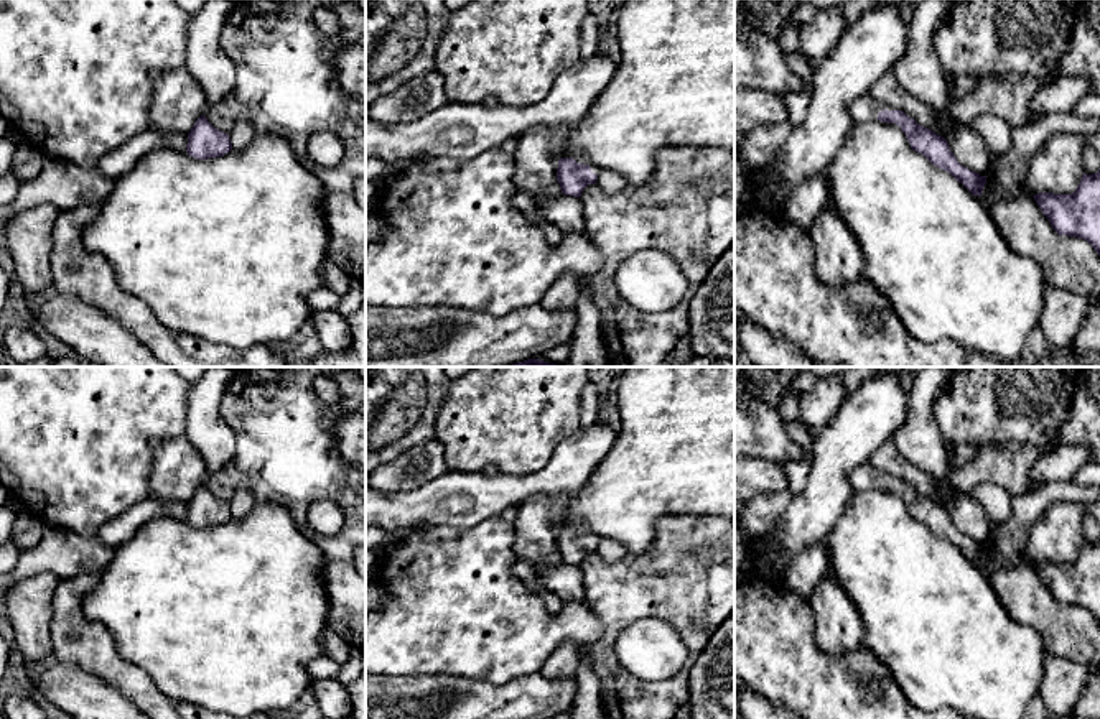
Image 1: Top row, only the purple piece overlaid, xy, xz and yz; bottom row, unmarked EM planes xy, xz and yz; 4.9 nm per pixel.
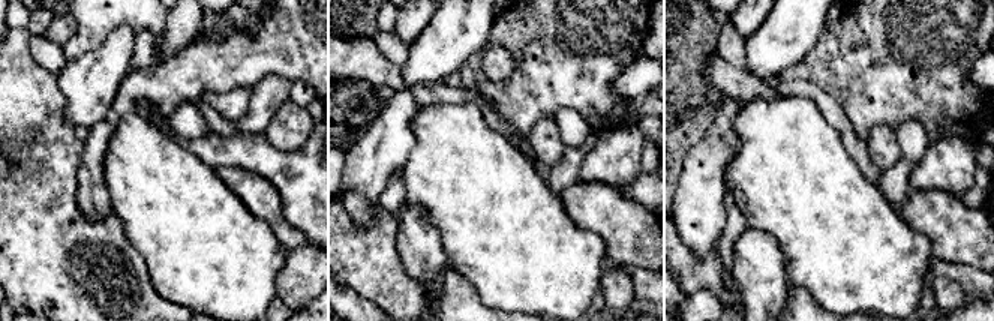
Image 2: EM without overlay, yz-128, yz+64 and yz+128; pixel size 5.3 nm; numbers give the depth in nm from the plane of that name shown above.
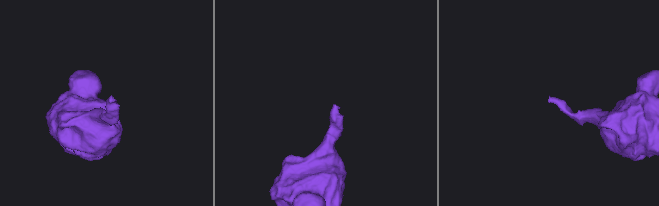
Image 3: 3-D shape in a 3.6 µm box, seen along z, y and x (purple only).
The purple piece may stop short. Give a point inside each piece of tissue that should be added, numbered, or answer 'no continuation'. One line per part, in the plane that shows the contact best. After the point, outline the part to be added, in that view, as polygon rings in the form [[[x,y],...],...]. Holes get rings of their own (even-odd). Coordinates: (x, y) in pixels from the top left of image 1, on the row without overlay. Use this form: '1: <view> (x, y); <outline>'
1: yz (865, 477); [[[865,464],[850,474],[848,482],[856,492],[865,492],[878,489],[881,479],[884,479],[884,474],[881,474],[874,466]]]

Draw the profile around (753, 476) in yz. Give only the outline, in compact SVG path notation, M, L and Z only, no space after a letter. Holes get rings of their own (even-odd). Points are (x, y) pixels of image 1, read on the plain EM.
M734 457L734 500L748 505L757 494L782 494L789 487L785 464L764 457Z

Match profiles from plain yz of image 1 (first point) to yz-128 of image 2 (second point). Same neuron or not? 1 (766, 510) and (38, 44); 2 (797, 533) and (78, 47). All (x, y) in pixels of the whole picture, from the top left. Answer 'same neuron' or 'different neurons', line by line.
1: same neuron
2: different neurons

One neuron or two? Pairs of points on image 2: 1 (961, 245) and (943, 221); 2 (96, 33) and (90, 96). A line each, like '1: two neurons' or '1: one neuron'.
1: one neuron
2: two neurons

